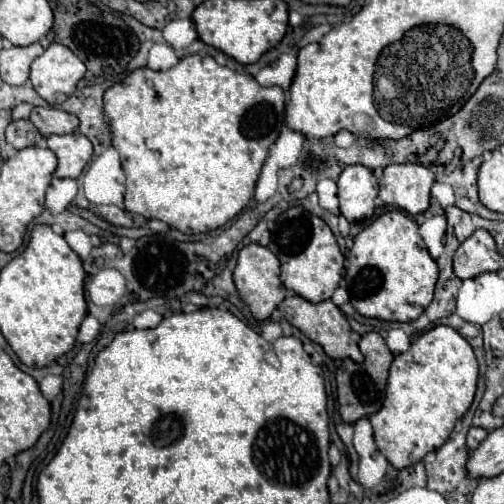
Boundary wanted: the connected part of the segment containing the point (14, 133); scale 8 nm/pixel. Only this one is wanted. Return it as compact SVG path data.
M13 120L7 126L7 142L17 150L39 144L39 140L41 140L41 134L29 120Z

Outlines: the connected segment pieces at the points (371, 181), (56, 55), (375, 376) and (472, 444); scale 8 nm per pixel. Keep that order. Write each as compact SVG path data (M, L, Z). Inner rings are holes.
M355 164L347 166L339 180L339 210L349 222L359 222L371 218L375 212L375 198L379 190L379 180L371 168Z
M53 42L31 64L31 84L51 106L63 104L85 76L85 64L63 44Z
M367 332L365 336L361 336L359 348L365 356L365 362L357 364L353 360L345 360L343 366L337 370L339 414L349 424L357 422L359 418L367 418L369 414L373 414L381 408L381 400L385 396L385 384L387 384L387 376L389 376L389 366L391 366L391 360L393 360L391 350L387 348L383 336L379 336L377 332Z
M469 428L469 432L467 432L467 448L469 448L469 452L473 452L475 448L477 448L477 444L483 440L487 436L487 432L483 430L483 428Z

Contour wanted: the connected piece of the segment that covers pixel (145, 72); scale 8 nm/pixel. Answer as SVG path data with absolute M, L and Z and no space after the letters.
M199 54L181 58L179 64L169 70L155 72L147 66L137 68L129 76L125 76L123 82L107 88L103 100L105 100L105 118L111 128L111 142L113 142L113 148L121 156L121 166L125 172L125 210L131 214L141 214L145 218L157 218L157 220L181 230L183 234L201 234L201 232L221 228L249 204L249 200L253 198L253 192L255 192L255 182L257 182L263 162L267 158L267 150L275 142L275 138L279 136L279 130L283 126L283 110L285 110L285 92L279 86L263 88L257 84L257 80L253 76L239 74L235 70L229 70L227 66L219 66L211 56L201 58Z

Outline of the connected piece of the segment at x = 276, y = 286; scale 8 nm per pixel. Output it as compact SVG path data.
M249 244L239 250L237 266L233 270L233 280L241 300L249 306L251 314L257 320L269 318L271 312L277 308L277 304L287 296L287 288L279 280L279 260L269 248L263 248L261 244Z

